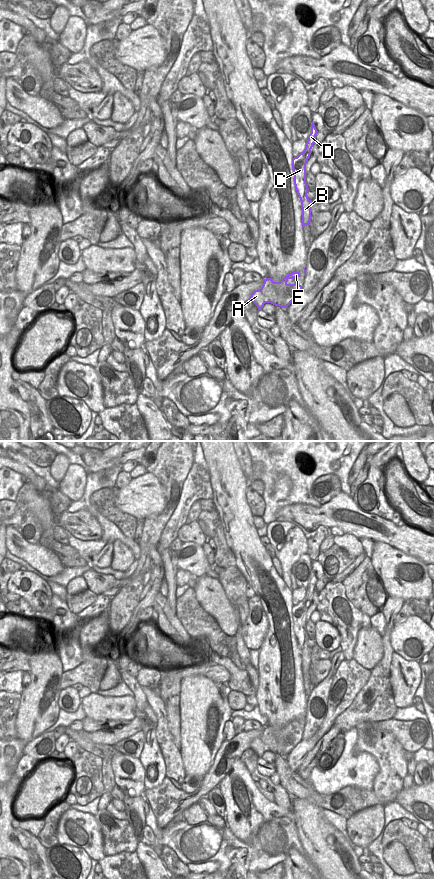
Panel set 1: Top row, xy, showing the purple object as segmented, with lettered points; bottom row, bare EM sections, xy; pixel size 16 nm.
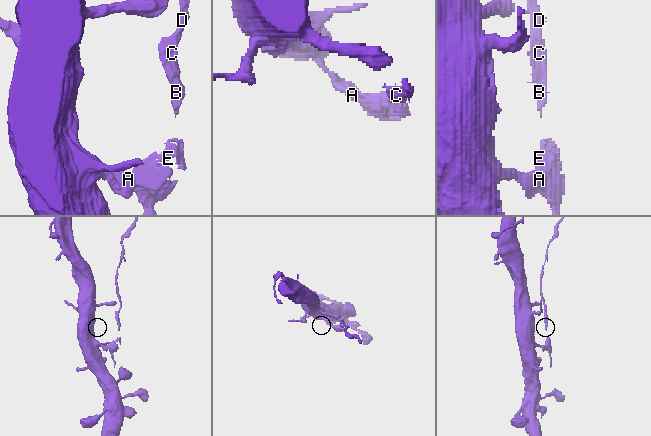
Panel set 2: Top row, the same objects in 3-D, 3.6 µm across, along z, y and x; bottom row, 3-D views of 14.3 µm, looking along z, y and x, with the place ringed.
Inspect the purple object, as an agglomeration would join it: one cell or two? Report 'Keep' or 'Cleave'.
Cleave.

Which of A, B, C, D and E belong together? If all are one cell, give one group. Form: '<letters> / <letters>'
A / B C D E

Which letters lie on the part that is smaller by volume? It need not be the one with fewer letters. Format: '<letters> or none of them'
B, C, D, E

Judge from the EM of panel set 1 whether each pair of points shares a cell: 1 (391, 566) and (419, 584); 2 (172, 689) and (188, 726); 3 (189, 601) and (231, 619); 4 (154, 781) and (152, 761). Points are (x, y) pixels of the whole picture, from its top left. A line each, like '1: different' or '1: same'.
1: same
2: different
3: different
4: same

